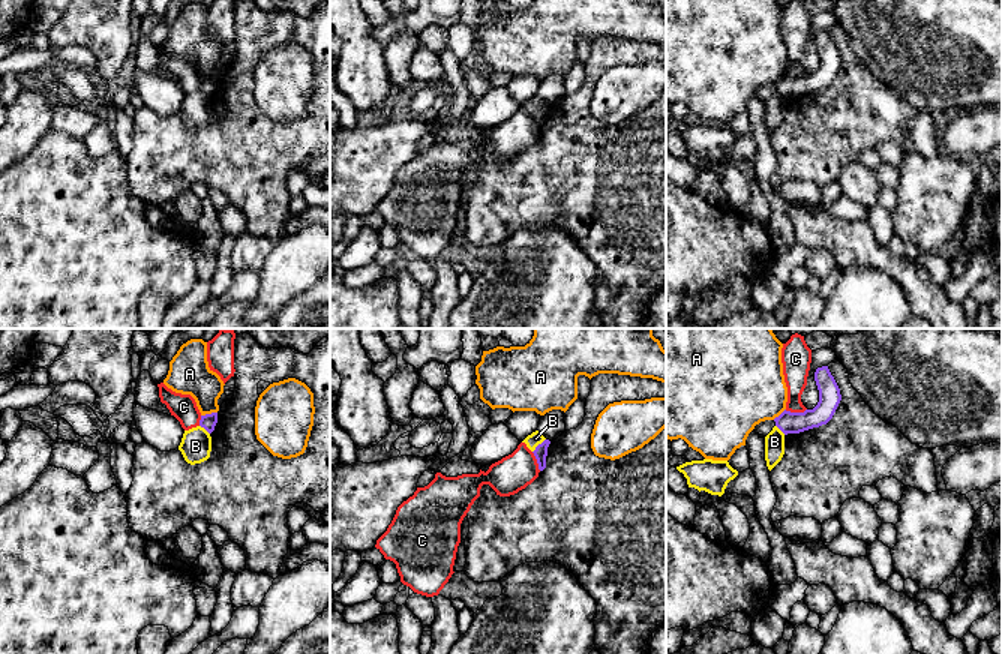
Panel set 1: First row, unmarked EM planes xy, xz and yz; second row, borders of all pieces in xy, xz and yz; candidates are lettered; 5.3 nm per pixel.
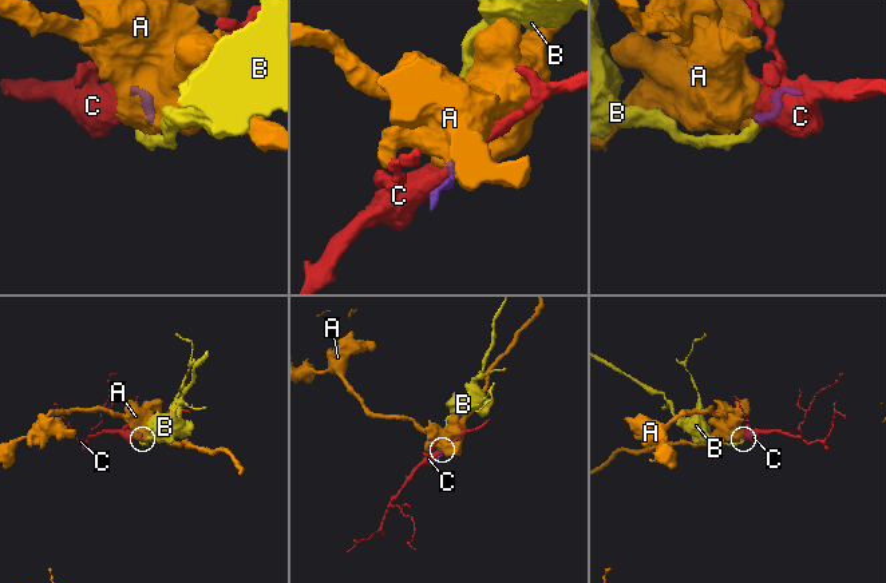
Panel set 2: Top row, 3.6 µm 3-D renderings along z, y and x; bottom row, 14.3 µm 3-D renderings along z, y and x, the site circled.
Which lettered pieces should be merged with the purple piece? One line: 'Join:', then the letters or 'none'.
Join: none

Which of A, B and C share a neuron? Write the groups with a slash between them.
A / B / C

